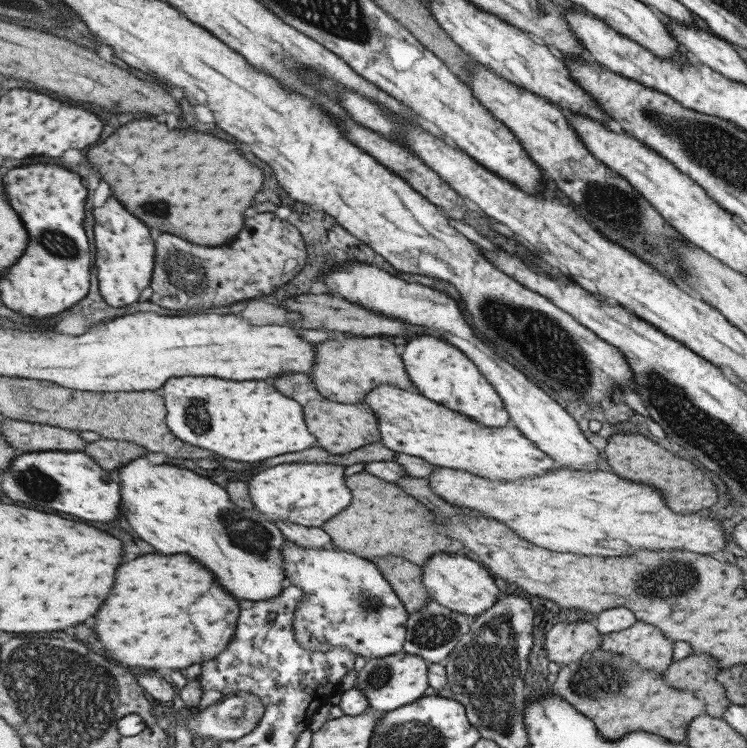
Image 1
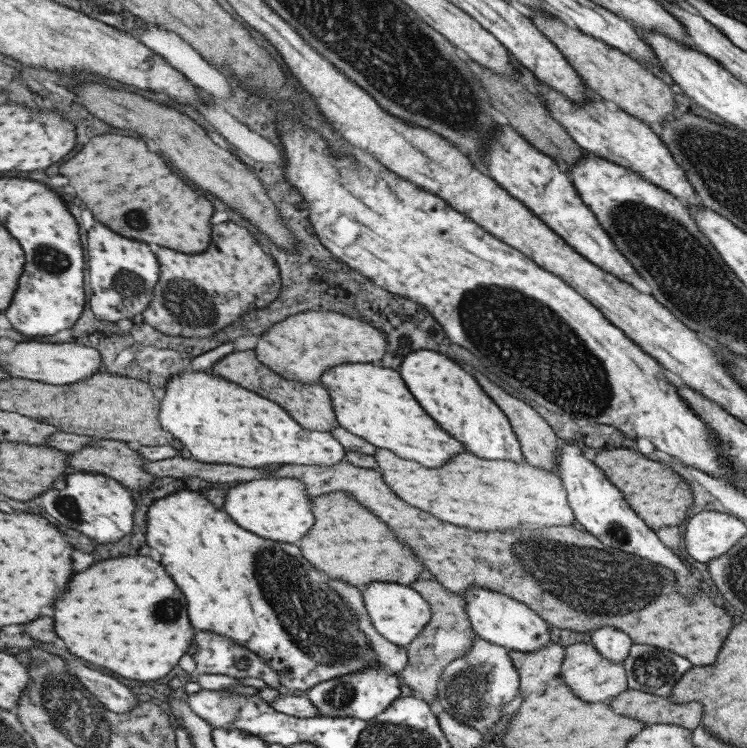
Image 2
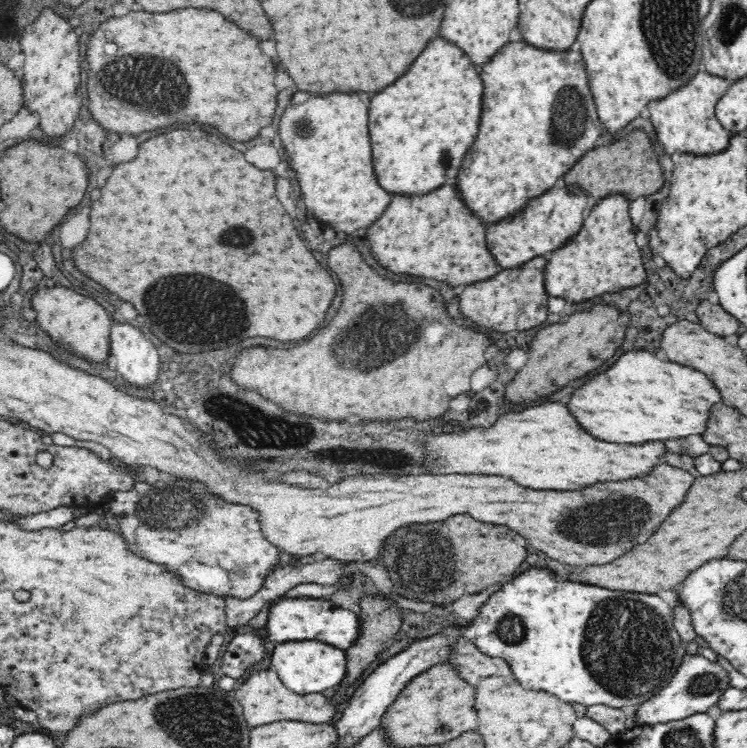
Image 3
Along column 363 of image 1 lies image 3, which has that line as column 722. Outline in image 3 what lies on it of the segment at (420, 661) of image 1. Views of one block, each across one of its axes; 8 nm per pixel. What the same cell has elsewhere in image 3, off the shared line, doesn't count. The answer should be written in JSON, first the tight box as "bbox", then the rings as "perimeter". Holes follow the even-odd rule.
{"bbox":[636,654,731,726],"perimeter":[[[687,654],[683,661],[682,666],[674,673],[670,682],[662,687],[662,690],[654,693],[652,698],[644,700],[642,704],[638,704],[636,724],[652,726],[686,718],[694,713],[710,713],[716,707],[716,702],[722,696],[722,692],[731,686],[727,670],[717,661],[711,662],[699,654]]]}

